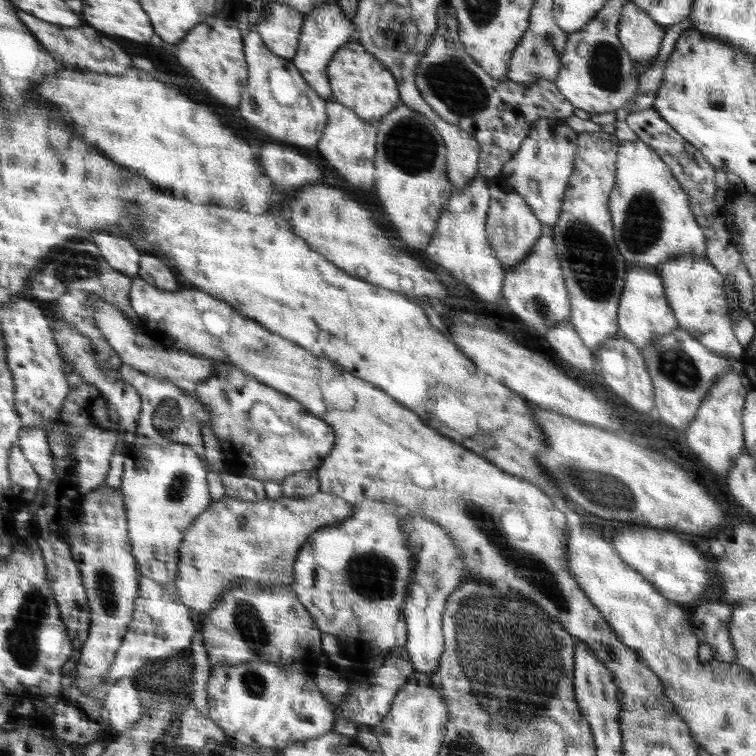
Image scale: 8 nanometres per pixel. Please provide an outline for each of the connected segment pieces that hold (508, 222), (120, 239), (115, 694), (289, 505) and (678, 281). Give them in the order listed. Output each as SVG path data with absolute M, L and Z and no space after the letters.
M501 174L489 177L487 186L491 198L488 220L489 241L493 245L497 259L502 261L506 269L510 269L518 266L518 263L522 262L522 259L526 258L536 246L537 240L544 234L542 223L532 212L530 205L507 184L507 180Z
M102 232L94 238L102 249L102 254L114 268L133 278L140 276L144 252L130 238L122 236L122 234L114 236L114 234L106 234L106 232Z
M134 677L121 678L109 689L106 702L108 720L111 723L111 730L116 734L130 731L134 723L142 719L142 698L140 688Z
M318 491L307 497L286 497L260 501L222 497L210 505L188 528L180 544L178 574L175 579L182 602L204 620L216 606L224 590L238 582L260 582L280 587L291 585L298 551L310 535L348 520L352 512L349 501Z
M679 256L658 266L665 285L665 295L673 310L678 327L697 337L714 354L736 360L744 352L733 328L731 309L725 290L725 278L716 272L717 267L706 258Z

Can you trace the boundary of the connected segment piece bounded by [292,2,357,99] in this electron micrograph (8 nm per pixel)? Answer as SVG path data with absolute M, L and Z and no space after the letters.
M338 2L322 3L322 6L305 15L302 27L300 47L292 61L301 71L301 75L308 81L310 87L323 99L331 98L330 81L327 75L327 66L334 53L349 43L352 32L357 30L353 20L347 17L344 9Z

